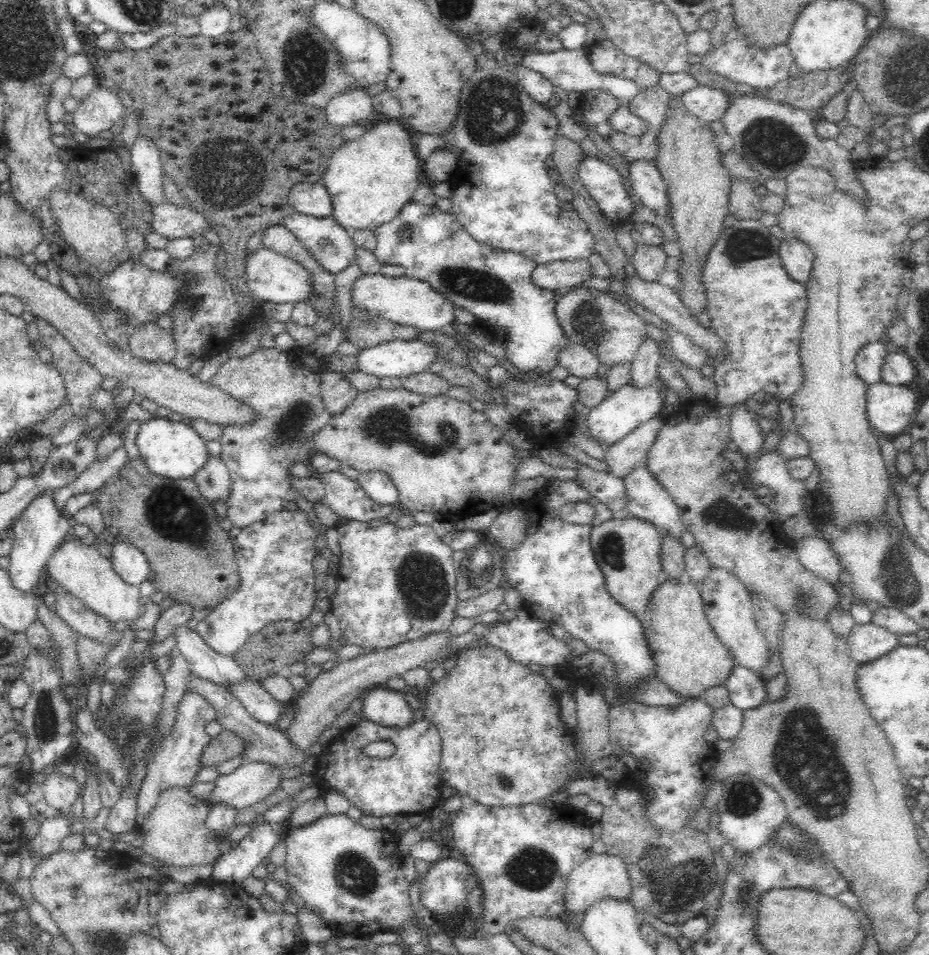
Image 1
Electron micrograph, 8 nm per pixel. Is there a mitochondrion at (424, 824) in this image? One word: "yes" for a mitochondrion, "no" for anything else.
no

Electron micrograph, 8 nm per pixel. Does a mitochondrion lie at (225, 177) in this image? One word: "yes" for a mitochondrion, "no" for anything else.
yes

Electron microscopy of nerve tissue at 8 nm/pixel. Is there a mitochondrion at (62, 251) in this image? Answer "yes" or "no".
no

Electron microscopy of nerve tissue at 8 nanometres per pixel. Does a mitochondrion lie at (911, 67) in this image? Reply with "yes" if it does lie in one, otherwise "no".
yes

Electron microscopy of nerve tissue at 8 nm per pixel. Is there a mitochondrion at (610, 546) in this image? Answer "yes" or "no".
yes

